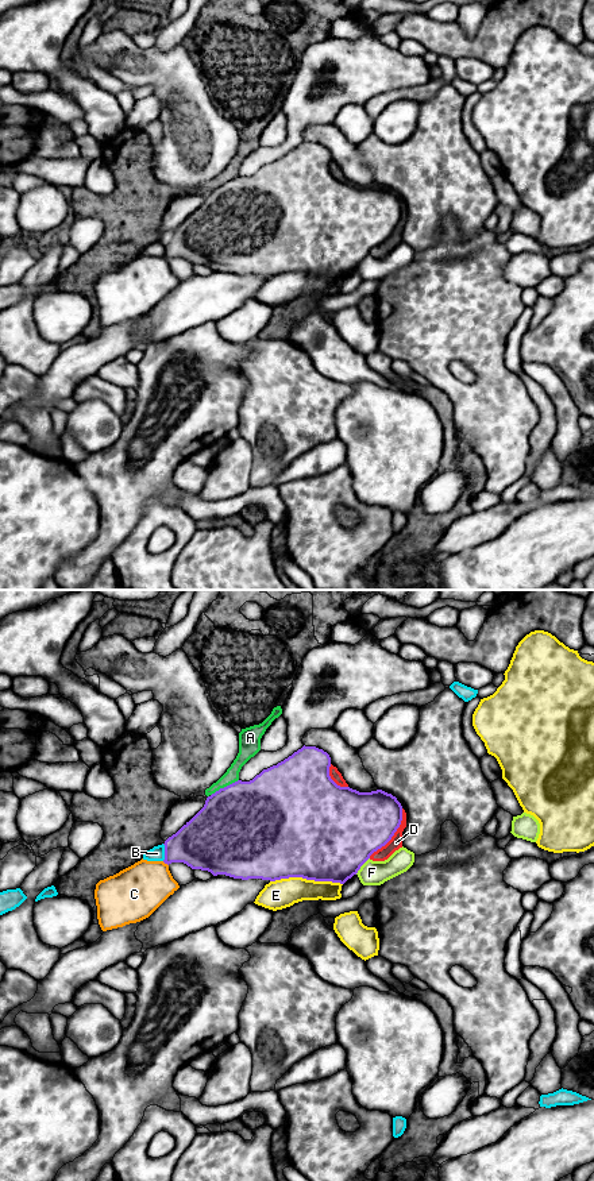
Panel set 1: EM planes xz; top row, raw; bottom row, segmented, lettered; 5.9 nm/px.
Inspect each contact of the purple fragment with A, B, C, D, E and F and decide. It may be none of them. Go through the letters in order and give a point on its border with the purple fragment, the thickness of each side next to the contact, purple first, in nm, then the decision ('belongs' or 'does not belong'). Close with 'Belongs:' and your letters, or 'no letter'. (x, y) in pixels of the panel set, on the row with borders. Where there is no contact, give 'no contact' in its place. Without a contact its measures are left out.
A: contact xz (224, 787); calibres 500 and 90 nm; does not belong
B: contact xz (165, 852); calibres 320 and 90 nm; does not belong
C: contact xz (165, 863); calibres 300 and 320 nm; does not belong
D: contact xz (393, 834); calibres 400 and 80 nm; does not belong
E: contact xz (307, 879); calibres 500 and 170 nm; does not belong
F: contact xz (362, 864); calibres 500 and 140 nm; does not belong
Belongs: no letter

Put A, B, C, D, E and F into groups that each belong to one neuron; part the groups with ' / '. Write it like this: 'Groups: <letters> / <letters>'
Groups: A D / B / C / E / F

